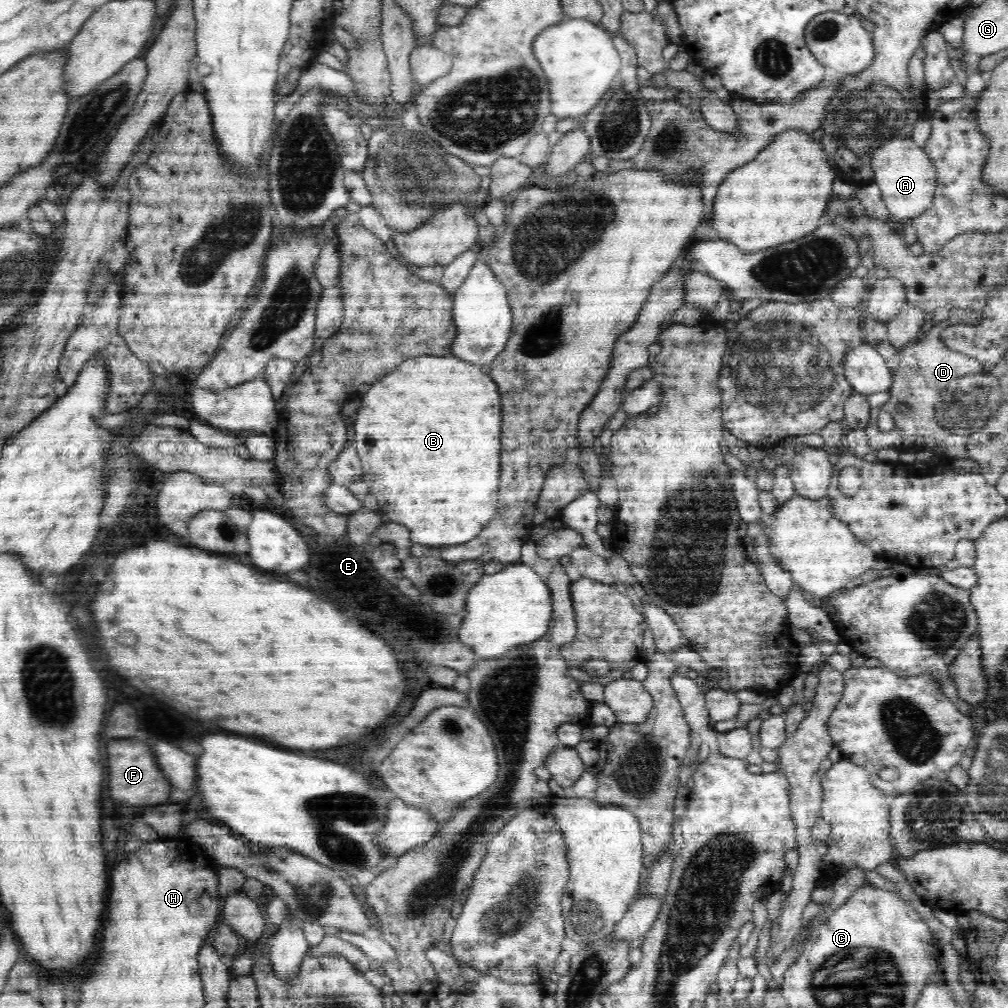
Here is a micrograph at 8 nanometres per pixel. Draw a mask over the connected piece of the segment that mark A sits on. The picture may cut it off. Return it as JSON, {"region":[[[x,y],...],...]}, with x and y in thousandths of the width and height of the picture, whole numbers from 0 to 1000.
{"region":[[[905,135],[903,137],[885,137],[884,139],[875,142],[870,148],[864,150],[861,156],[864,160],[864,167],[866,169],[866,172],[868,173],[866,175],[866,180],[873,186],[873,190],[875,191],[877,202],[879,203],[879,205],[881,205],[881,210],[883,211],[883,221],[887,224],[887,226],[892,228],[892,223],[895,222],[895,220],[899,220],[904,216],[913,214],[913,212],[915,212],[925,202],[928,187],[930,184],[929,166],[926,164],[926,161],[922,158],[922,155],[920,154],[918,149],[915,146],[911,145],[909,141],[907,141]]]}

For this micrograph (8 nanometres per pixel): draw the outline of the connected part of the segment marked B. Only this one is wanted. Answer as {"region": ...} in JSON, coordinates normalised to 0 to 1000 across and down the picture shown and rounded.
{"region":[[[419,351],[401,357],[390,369],[368,381],[354,408],[351,420],[351,440],[359,457],[360,471],[366,477],[366,489],[371,491],[375,509],[387,518],[395,518],[407,526],[409,538],[415,541],[442,542],[460,540],[476,530],[476,526],[490,514],[494,504],[494,474],[496,474],[496,392],[482,365],[456,357],[447,351],[427,353]]]}

